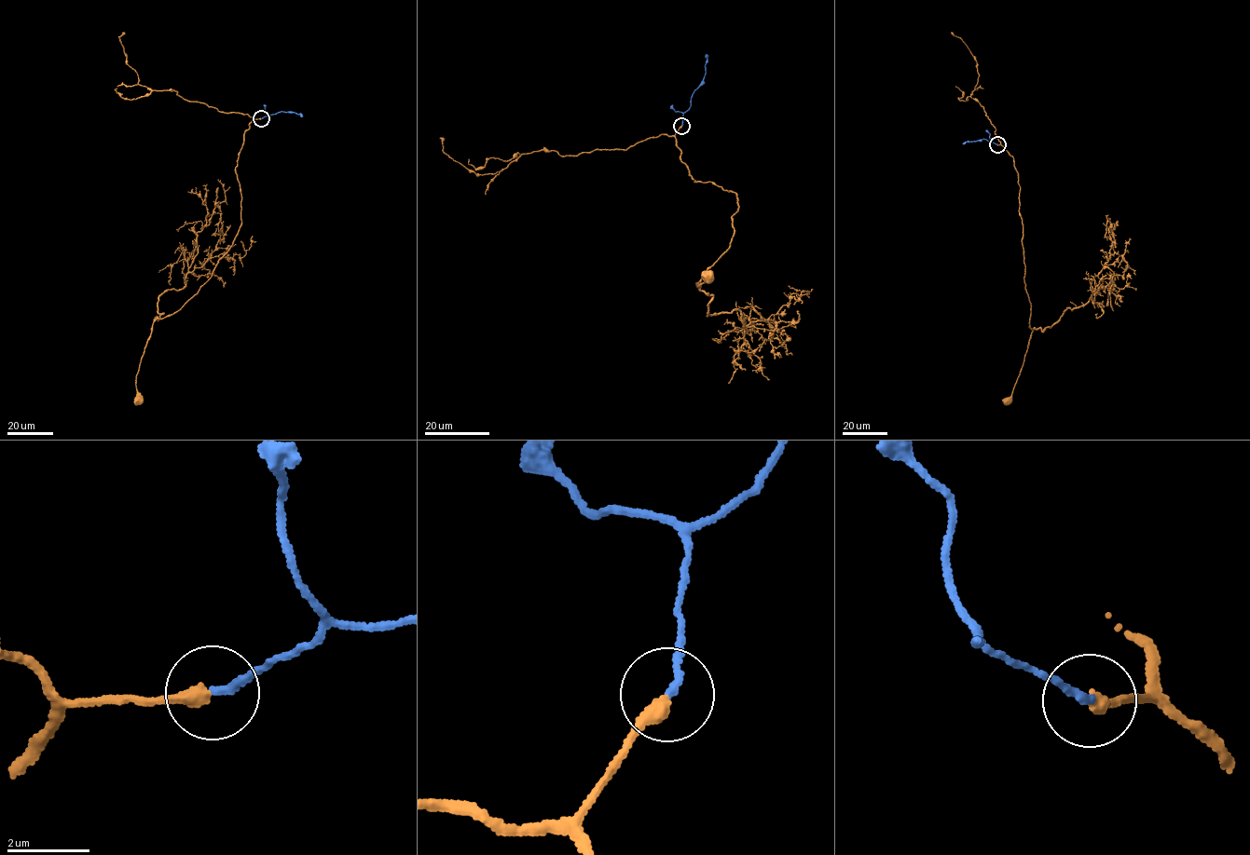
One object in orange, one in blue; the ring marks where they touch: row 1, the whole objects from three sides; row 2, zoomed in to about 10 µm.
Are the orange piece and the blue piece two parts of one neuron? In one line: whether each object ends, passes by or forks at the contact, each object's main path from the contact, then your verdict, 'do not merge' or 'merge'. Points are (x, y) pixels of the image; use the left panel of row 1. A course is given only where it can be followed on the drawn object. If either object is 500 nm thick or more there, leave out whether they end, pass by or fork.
orange ends; blue ends; course orange (261, 118), (245, 132), (235, 169), (240, 230), (199, 291), (153, 322), (136, 376), (138, 400); course blue (261, 118), (281, 112), (293, 112), (301, 116); merge

